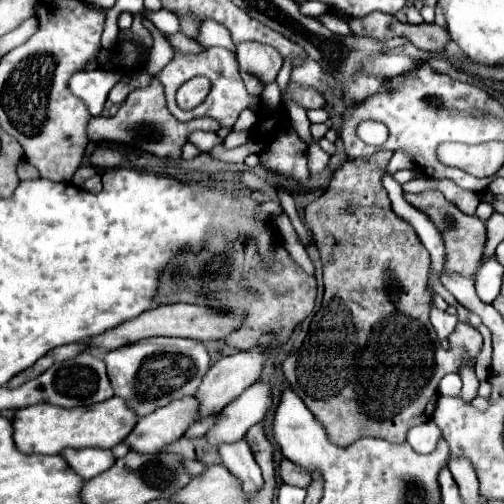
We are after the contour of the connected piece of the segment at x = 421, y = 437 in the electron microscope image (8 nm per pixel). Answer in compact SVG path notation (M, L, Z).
M428 420L428 422L424 422L424 424L420 424L420 426L414 426L414 428L408 430L406 442L408 442L416 452L428 454L428 452L432 452L432 450L436 448L436 442L440 440L440 436L442 436L440 428L438 428L432 420Z

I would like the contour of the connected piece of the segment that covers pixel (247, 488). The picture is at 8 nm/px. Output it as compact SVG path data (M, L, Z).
M244 440L234 444L224 444L218 448L218 452L222 458L222 466L226 466L228 472L242 482L242 488L246 494L256 494L258 490L262 490L264 480L262 480L260 466L256 464Z

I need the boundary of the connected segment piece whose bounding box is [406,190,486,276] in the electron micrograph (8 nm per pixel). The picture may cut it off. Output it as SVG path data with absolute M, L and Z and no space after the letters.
M424 190L420 194L406 194L406 200L422 210L424 214L428 214L432 218L432 222L436 224L436 228L440 230L440 234L444 236L446 242L446 264L444 270L448 272L458 272L462 276L474 276L480 260L482 260L482 246L486 240L486 226L480 218L476 216L468 216L464 212L460 212L452 202L448 202L444 198L444 194L440 190Z

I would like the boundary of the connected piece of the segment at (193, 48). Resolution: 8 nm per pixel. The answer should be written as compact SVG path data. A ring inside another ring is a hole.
M177 32L176 34L166 35L167 41L174 47L179 49L184 53L196 54L204 49L202 45L198 44L196 41L188 38L182 32Z

